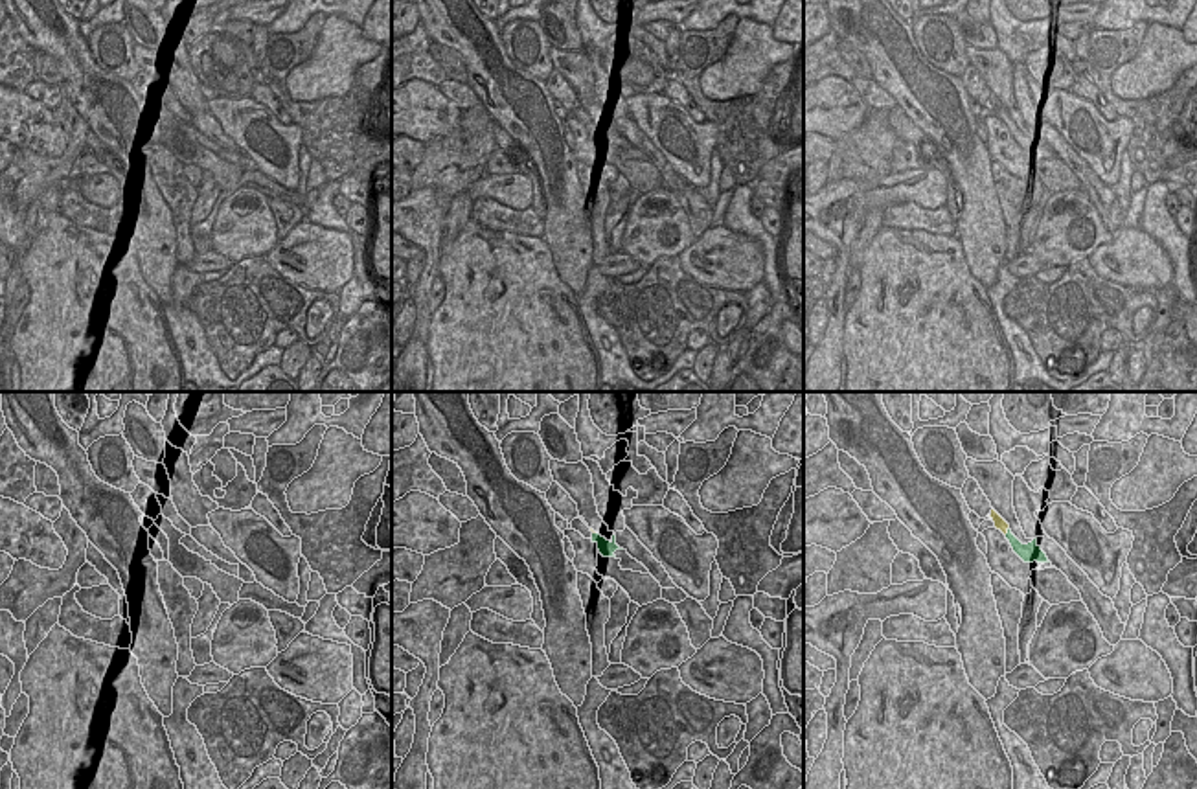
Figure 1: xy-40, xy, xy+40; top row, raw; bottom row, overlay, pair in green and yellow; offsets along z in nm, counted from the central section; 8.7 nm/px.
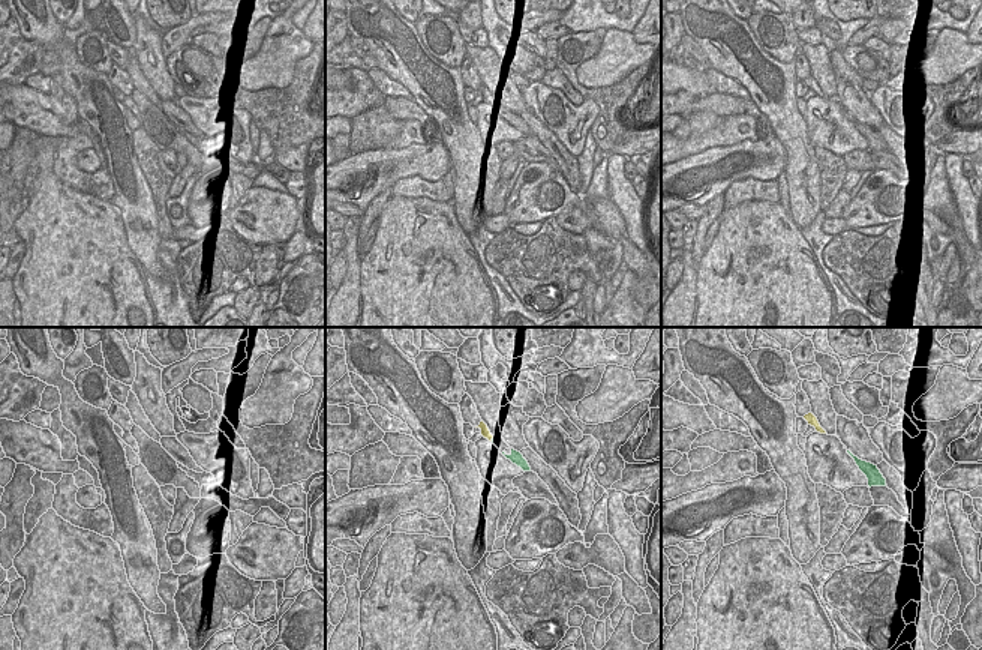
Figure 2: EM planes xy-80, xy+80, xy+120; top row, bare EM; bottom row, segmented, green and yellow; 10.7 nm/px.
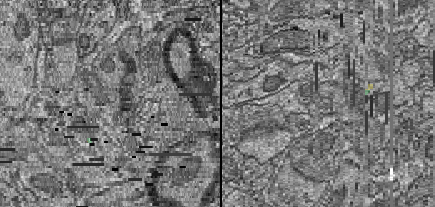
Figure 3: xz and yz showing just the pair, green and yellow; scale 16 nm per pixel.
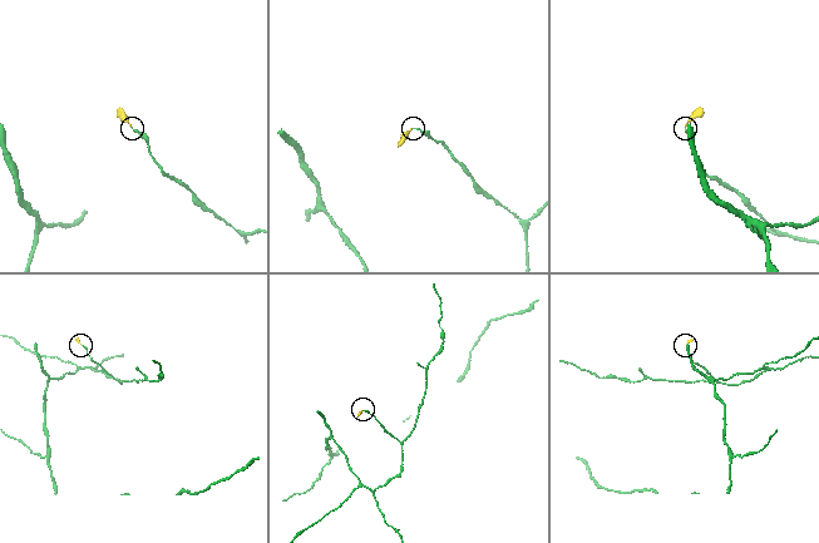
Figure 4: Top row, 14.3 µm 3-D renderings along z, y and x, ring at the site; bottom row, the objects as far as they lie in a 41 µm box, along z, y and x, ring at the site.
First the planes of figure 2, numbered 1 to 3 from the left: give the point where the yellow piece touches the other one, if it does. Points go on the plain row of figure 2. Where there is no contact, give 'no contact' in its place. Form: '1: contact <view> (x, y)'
1: no contact
2: no contact
3: no contact

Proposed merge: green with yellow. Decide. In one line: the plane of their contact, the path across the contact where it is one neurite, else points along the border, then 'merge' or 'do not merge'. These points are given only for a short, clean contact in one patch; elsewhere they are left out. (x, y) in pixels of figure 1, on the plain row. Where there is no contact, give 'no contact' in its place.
meets green in xy+40; do not merge

